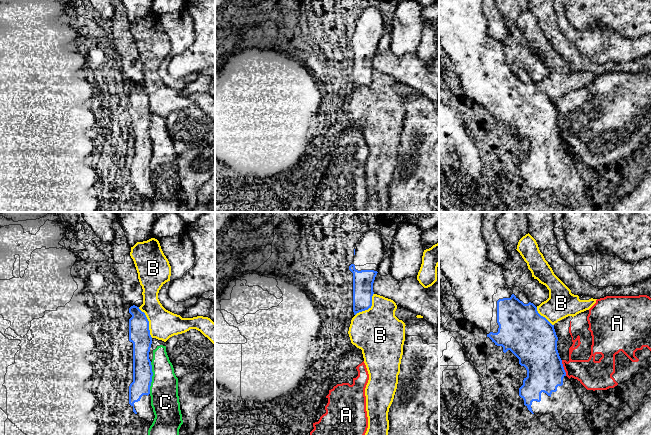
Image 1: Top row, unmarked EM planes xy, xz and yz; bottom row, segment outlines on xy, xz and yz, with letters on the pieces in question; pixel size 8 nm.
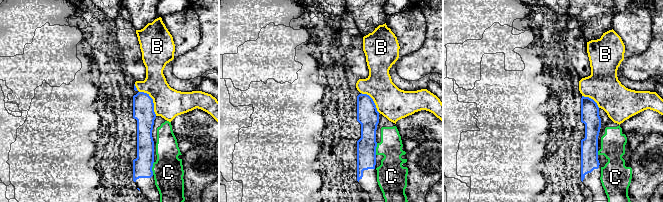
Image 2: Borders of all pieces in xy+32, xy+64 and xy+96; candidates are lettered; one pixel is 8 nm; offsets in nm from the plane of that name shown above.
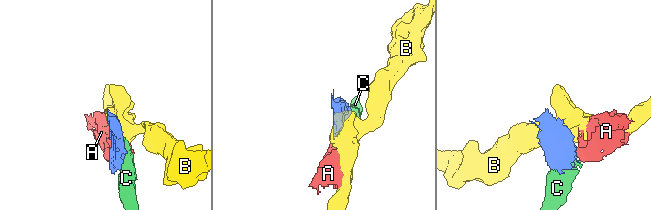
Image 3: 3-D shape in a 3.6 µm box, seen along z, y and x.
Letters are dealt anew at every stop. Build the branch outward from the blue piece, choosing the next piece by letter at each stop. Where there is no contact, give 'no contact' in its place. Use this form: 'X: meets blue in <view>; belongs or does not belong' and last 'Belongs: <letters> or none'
A: meets blue in yz; does not belong
B: meets blue in xy; does not belong
C: meets blue in xy; does not belong
Belongs: none

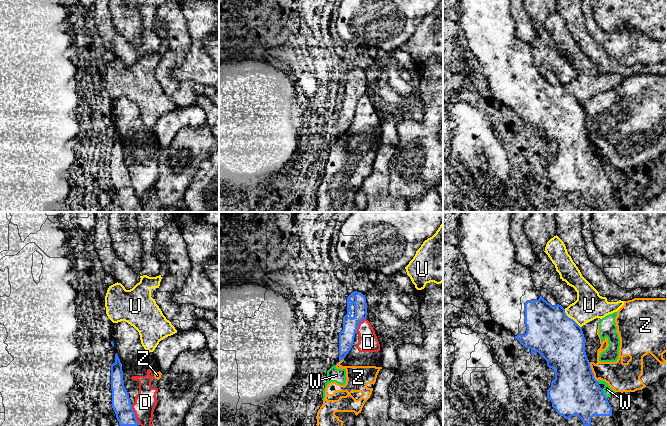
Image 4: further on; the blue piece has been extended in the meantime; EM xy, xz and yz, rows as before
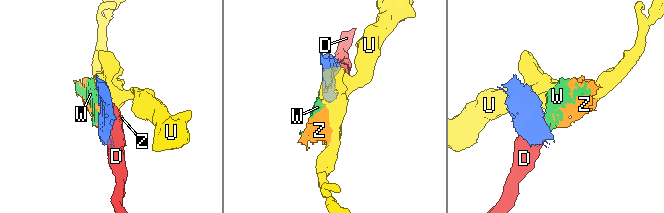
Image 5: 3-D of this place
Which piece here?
D: meets blue in xy; does not belong
U: meets blue in yz; does not belong
W: meets blue in yz; does not belong
Z: meets blue in yz; does not belong
Belongs: none

